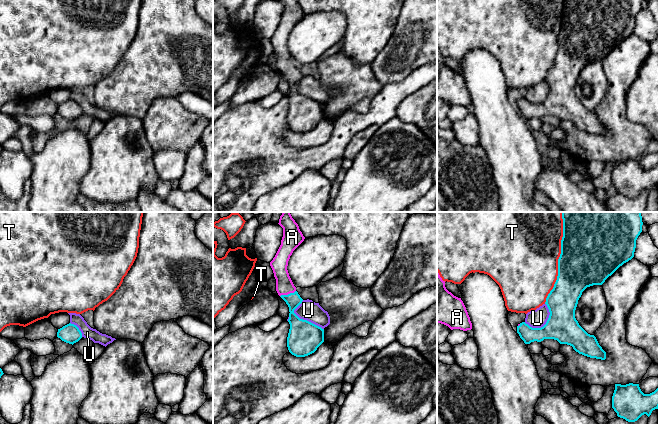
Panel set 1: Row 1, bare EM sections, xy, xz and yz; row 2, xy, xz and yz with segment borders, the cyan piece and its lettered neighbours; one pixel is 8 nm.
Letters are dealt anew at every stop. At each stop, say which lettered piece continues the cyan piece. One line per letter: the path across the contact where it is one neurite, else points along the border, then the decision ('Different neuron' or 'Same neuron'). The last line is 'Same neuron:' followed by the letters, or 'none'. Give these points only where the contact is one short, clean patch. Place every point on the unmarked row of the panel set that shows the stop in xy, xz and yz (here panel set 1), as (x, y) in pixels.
A: Path across: xz (293, 76), (288, 70), (284, 61). Same neuron
T: Different neuron
U: Different neuron
Same neuron: A

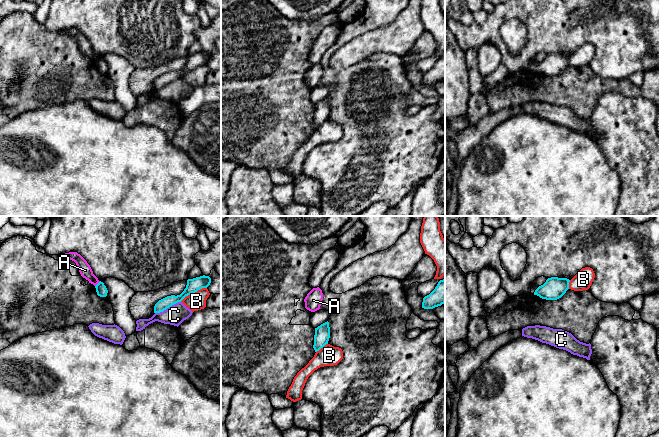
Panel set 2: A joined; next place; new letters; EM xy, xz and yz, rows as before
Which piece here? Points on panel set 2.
A: Boundary: xy (100, 57), (95, 62). Different neuron
B: Different neuron
C: Different neuron
Same neuron: none

